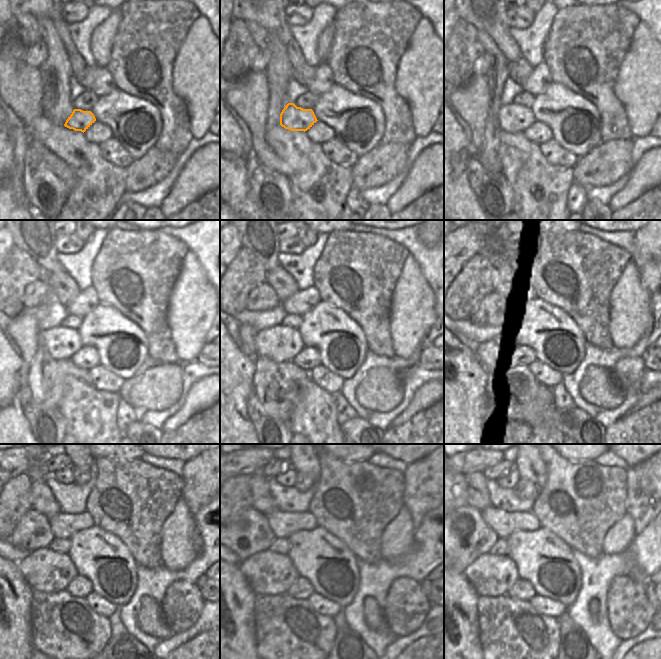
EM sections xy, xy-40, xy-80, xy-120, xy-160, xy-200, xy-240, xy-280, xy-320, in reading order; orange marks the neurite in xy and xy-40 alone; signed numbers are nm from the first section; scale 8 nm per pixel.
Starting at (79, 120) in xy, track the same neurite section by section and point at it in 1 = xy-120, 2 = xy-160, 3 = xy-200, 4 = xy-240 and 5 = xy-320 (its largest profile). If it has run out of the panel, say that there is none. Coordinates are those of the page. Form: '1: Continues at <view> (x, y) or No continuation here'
1: Continues at xy-120 (61, 342)
2: Continues at xy-160 (280, 344)
3: Continues at xy-200 (496, 346)
4: Continues at xy-240 (44, 570)
5: Continues at xy-320 (490, 575).

